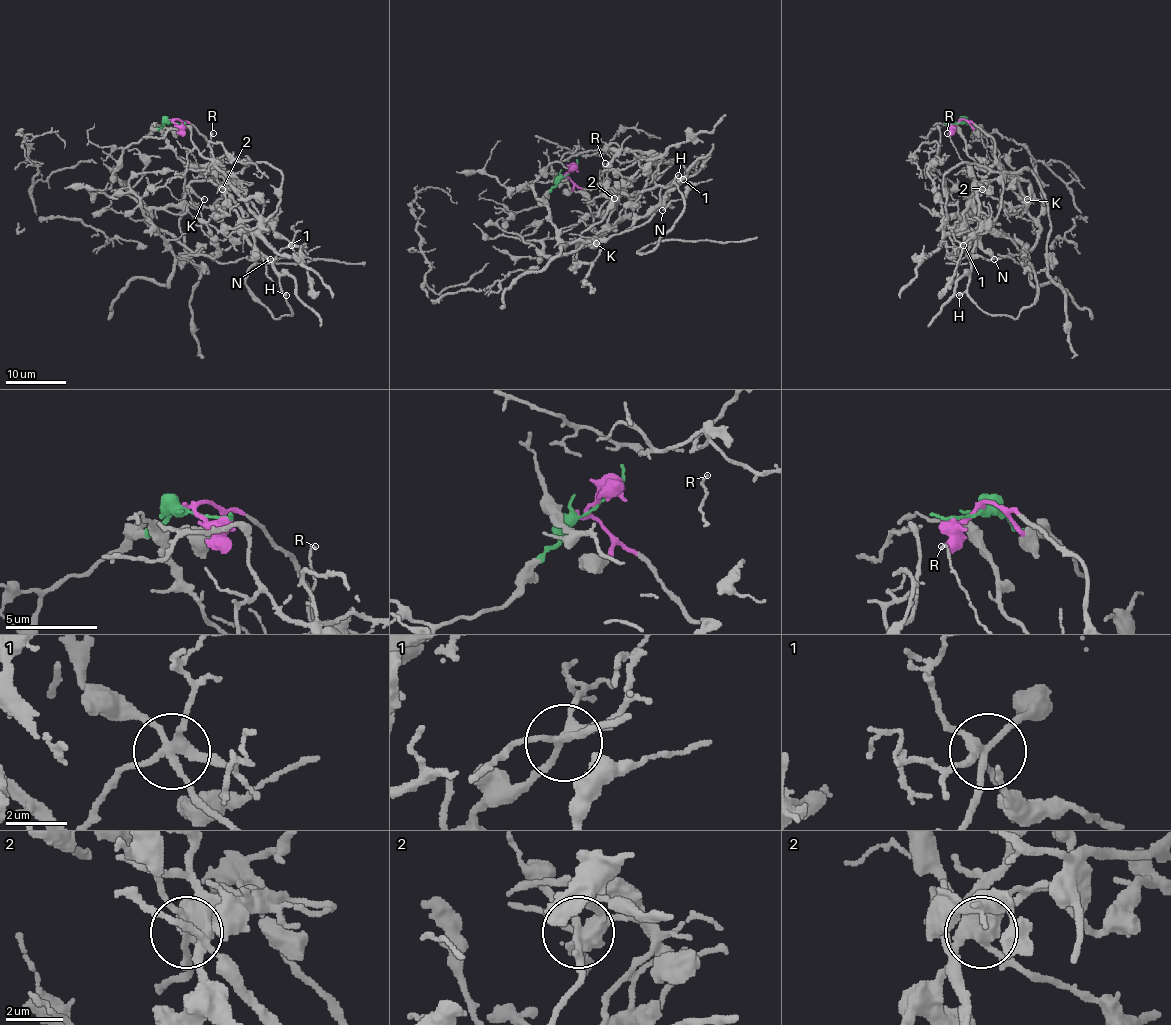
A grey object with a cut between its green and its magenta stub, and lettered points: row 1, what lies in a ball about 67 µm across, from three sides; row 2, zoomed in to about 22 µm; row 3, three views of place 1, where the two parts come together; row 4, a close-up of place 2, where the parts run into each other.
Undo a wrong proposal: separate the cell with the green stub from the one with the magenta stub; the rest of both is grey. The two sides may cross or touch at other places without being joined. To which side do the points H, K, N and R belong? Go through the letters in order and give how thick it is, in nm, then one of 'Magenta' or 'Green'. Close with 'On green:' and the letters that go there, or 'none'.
H: Thickness 180 nm. Magenta
K: Thickness 80 nm. Green
N: Thickness 120 nm. Green
R: Thickness 120 nm. Green
On green: K, N, R

